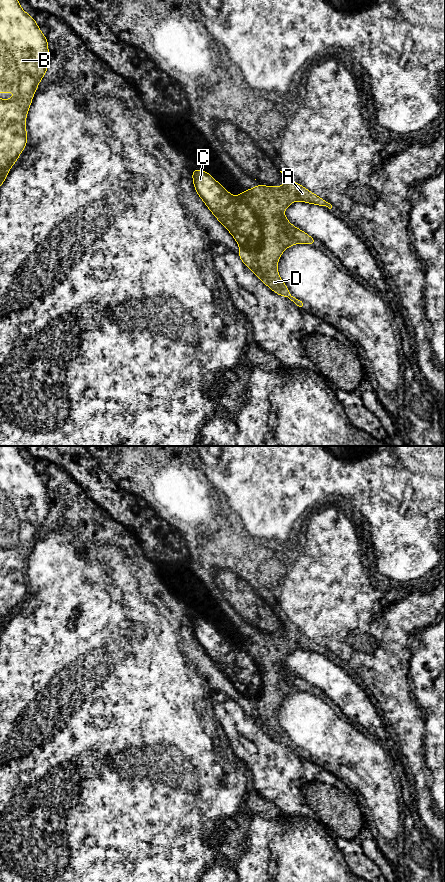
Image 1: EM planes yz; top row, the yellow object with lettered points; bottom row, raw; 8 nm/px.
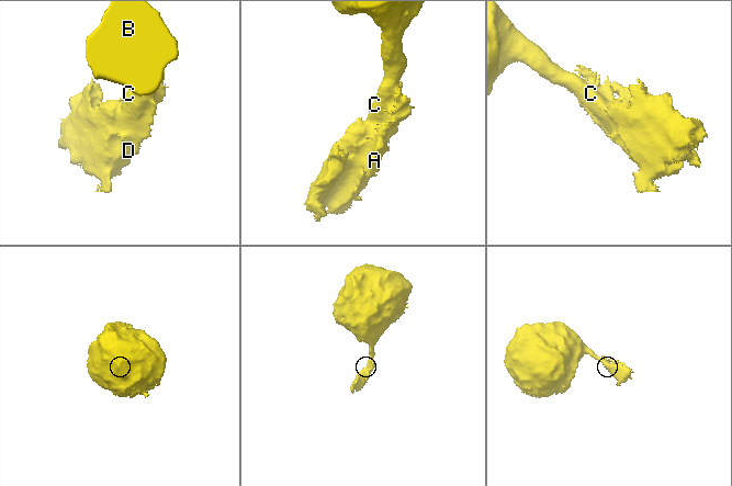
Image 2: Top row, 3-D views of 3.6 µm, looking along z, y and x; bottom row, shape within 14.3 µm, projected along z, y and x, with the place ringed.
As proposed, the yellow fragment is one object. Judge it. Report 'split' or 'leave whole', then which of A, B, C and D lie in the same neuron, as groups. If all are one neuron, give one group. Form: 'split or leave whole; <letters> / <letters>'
leave whole; A B C D

